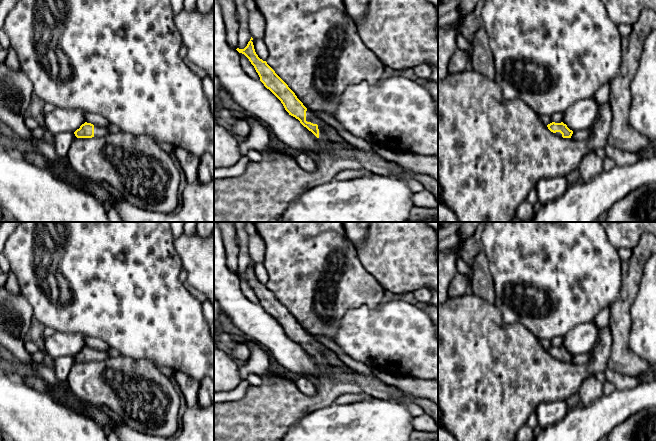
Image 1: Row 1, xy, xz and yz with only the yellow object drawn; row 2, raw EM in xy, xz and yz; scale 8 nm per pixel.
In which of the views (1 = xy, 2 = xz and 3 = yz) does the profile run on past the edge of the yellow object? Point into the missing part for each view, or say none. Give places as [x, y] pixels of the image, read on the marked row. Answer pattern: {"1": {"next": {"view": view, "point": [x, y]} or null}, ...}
{"1": {"next": null}, "2": {"next": null}, "3": {"next": null}}

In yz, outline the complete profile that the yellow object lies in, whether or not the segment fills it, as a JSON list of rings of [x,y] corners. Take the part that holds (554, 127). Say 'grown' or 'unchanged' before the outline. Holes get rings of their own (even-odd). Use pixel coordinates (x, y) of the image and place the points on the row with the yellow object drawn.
unchanged; [[[552,122],[550,124],[547,125],[548,129],[553,132],[560,132],[562,134],[563,138],[571,138],[573,131],[570,130],[566,124],[564,124],[563,122],[561,123],[555,123]]]

